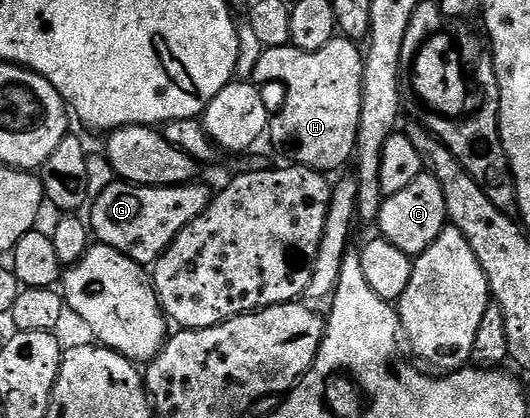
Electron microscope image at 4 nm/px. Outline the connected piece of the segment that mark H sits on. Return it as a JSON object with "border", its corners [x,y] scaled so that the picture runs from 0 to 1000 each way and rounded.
{"border":[[[632,91],[594,124],[568,124],[564,115],[504,115],[489,122],[479,153],[477,189],[489,203],[534,201],[540,208],[540,242],[526,268],[515,270],[506,309],[508,333],[517,333],[525,354],[542,354],[557,373],[560,390],[574,402],[594,402],[598,411],[623,416],[628,402],[645,402],[662,390],[674,349],[679,301],[685,127],[666,96]]]}

